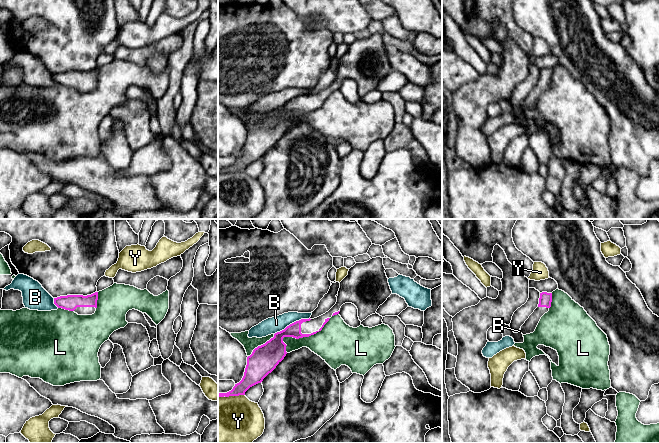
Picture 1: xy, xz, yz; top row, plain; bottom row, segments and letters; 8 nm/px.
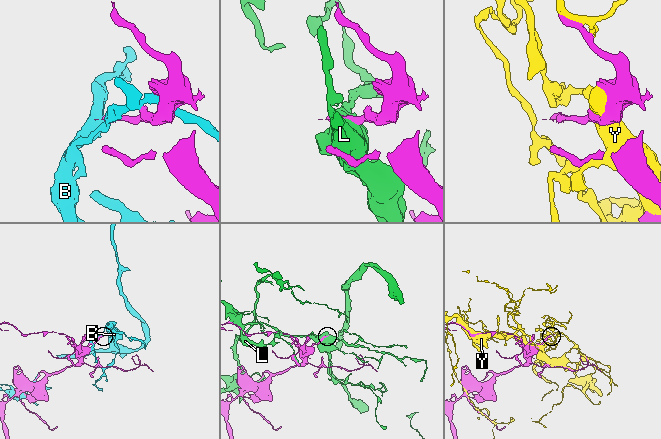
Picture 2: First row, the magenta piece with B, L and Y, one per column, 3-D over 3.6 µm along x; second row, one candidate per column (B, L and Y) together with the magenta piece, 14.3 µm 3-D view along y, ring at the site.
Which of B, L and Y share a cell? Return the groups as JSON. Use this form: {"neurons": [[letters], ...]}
{"neurons": [["B"], ["L"], ["Y"]]}

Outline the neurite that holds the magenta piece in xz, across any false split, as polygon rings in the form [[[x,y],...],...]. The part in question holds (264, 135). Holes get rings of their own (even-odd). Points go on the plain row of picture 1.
[[[372,34],[364,39],[356,39],[348,47],[348,51],[340,58],[336,80],[325,90],[314,95],[301,95],[284,106],[274,110],[265,120],[255,124],[247,133],[247,141],[242,156],[227,169],[218,169],[218,173],[245,171],[252,162],[261,159],[286,132],[284,113],[296,115],[309,113],[321,107],[329,95],[339,90],[345,79],[352,79],[358,85],[358,93],[362,98],[375,90],[392,70],[385,49],[383,34]]]

